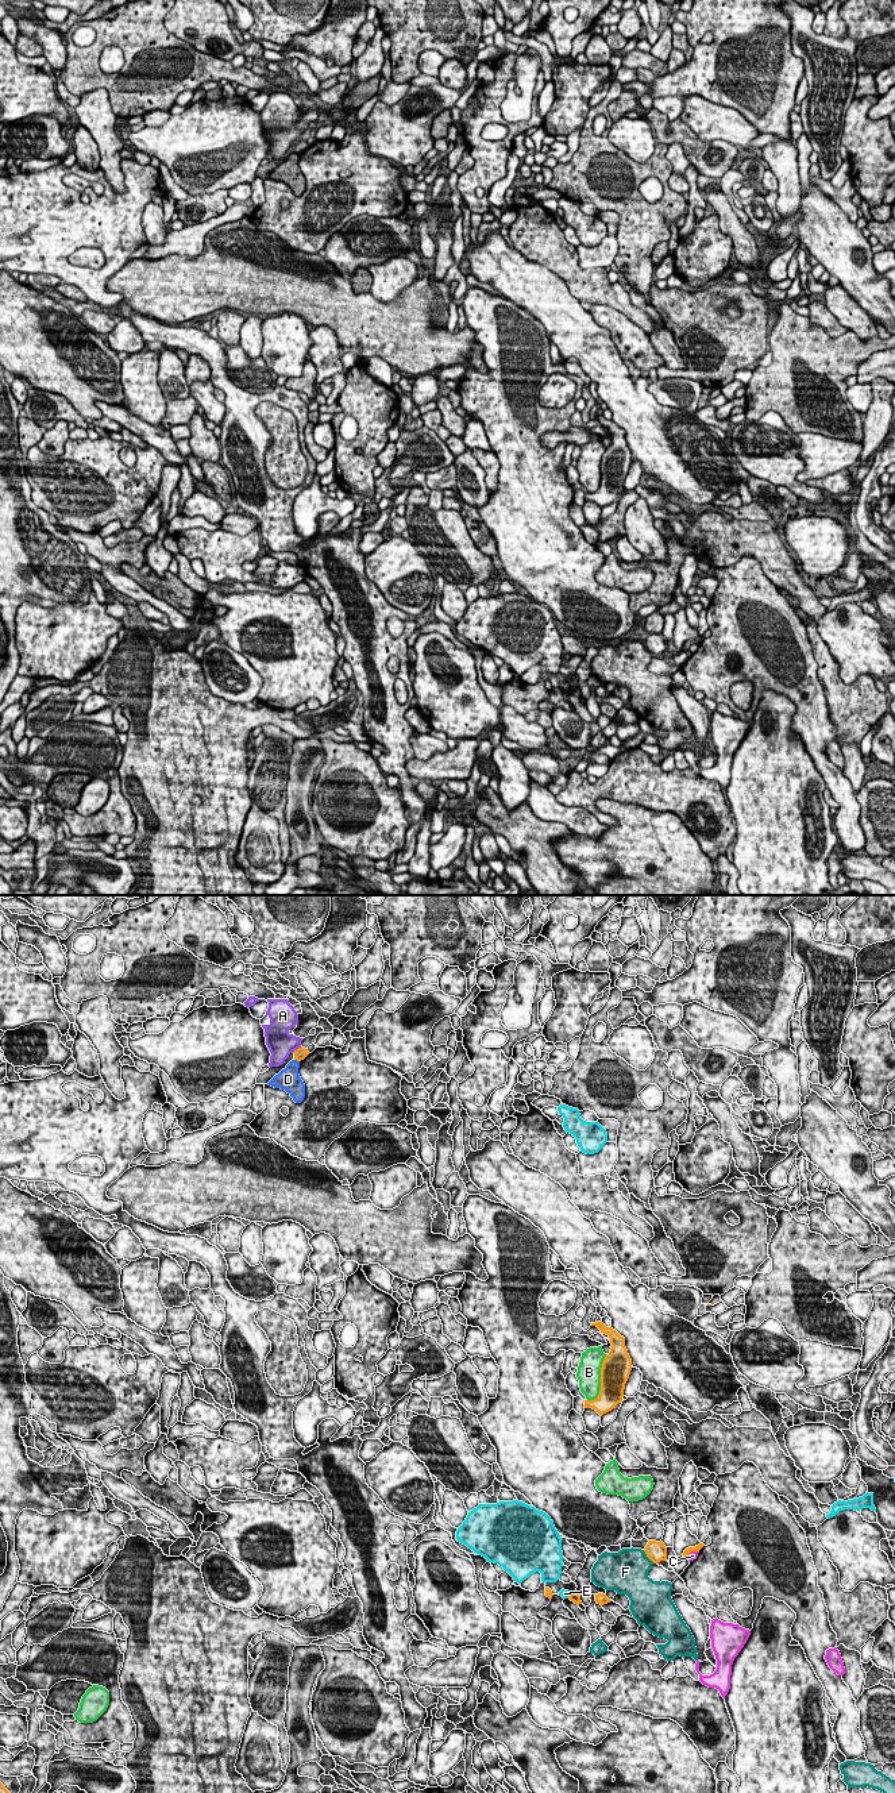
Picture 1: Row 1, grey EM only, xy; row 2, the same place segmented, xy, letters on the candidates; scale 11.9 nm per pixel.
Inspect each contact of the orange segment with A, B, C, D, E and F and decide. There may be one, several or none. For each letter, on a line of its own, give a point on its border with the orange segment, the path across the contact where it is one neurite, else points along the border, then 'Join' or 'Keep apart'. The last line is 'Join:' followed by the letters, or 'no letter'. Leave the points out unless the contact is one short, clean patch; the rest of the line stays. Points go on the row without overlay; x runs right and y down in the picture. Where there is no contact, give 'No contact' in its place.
A: Touches orange at xy (297, 142). Keep apart
B: Touches orange at xy (601, 473). Keep apart
C: Touches orange at xy (691, 643). Keep apart
D: Touches orange at xy (297, 153). Boundary: xy (294, 151), (299, 154). Keep apart
E: Touches orange at xy (570, 689). Keep apart
F: Touches orange at xy (648, 650). Keep apart
Join: no letter

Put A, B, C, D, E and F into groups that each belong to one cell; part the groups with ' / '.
A / B / C / D / E / F

